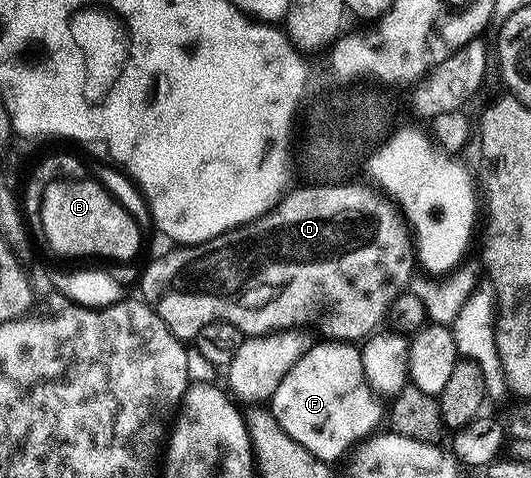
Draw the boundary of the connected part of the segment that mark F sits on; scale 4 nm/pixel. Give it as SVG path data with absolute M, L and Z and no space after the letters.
M324 339L322 343L312 343L306 354L285 374L285 378L281 378L281 386L277 386L271 395L269 410L273 418L277 418L281 430L285 430L293 442L305 446L305 450L309 450L317 459L332 462L339 454L346 455L352 446L366 440L380 427L379 419L382 416L384 419L385 408L379 405L382 403L363 379L359 348L354 343L342 340Z

